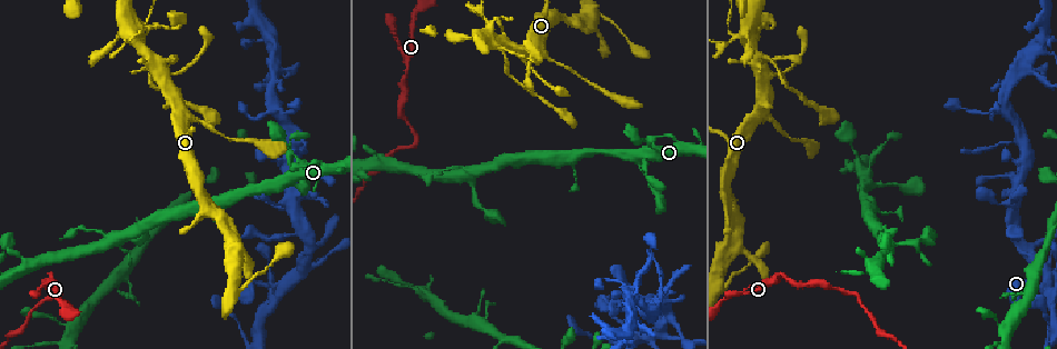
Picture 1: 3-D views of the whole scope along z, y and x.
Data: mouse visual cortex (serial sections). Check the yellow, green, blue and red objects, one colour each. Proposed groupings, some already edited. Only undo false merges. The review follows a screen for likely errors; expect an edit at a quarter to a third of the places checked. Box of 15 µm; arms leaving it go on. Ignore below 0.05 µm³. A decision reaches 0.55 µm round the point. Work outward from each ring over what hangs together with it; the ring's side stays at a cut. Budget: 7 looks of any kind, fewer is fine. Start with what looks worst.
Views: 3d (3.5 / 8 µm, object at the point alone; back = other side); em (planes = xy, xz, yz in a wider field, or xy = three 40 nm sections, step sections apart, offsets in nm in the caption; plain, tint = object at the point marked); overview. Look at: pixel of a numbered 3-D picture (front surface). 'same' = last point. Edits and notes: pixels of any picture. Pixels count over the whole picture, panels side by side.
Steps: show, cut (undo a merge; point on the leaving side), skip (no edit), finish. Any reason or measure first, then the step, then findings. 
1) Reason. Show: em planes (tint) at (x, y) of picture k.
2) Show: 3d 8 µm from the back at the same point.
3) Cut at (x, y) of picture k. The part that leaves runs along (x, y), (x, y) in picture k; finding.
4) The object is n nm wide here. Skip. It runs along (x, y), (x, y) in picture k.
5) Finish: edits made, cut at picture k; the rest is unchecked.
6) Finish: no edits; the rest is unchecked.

Looks like a crossing. Show: 3d 3.5 µm at (282, 286) of picture 1.

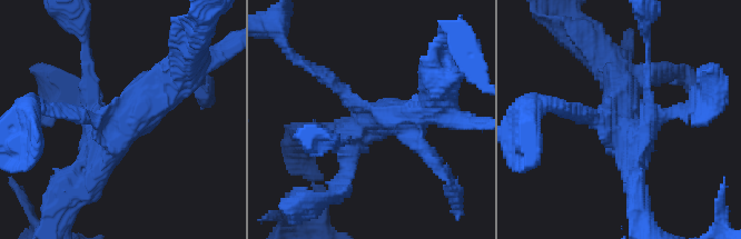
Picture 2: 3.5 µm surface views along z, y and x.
4 arms meet here; the arms are 150, 200, 350, 450 nm wide; need the tissue. Show: em xy step 1 (tint) at (118, 121) of picture 2.

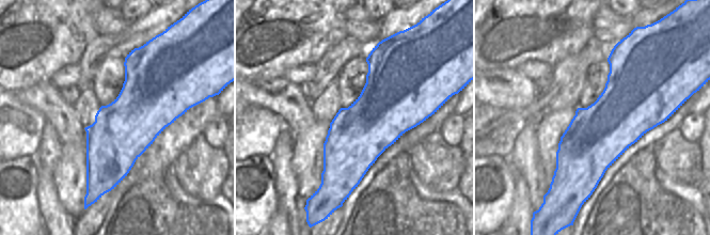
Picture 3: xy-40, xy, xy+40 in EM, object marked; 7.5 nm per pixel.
Show: em xy step 2 (tint) at the same point.

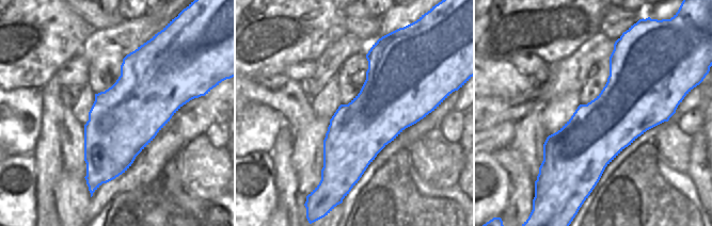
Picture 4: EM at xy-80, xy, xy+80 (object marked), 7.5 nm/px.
Skip. It runs along (63, 113), (126, 123), (177, 72) in picture 2; all the same cell.

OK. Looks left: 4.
Sudden change in width. Show: 3d 3.5 µm at (177, 118) of picture 1.

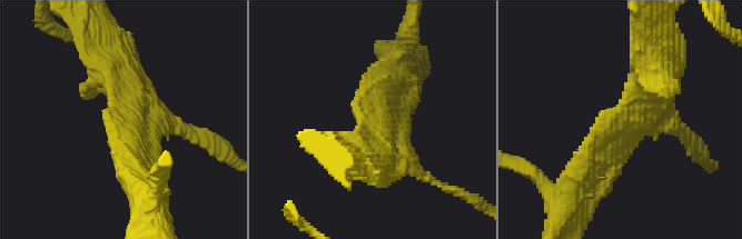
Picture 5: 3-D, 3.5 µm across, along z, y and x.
Show: em xy step 1 (tint) at (632, 120) of picture 5.

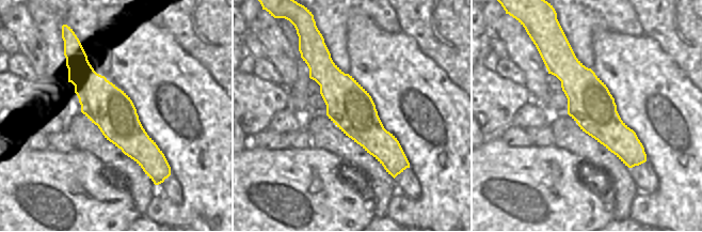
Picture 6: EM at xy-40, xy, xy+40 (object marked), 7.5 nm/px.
The object is 360 nm wide here. Skip. It runs along (317, 51), (391, 155), (391, 171) in picture 6; continuous, no second cell.

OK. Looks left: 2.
Three arms meet. Show: 3d 3.5 µm at (646, 160) of picture 1.

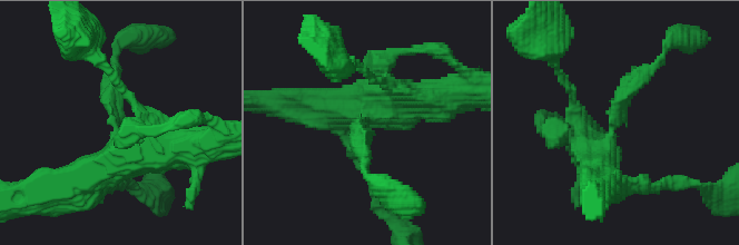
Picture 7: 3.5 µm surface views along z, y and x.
3 arms meet here; the arms are 250, 500, 500 nm wide. Show: em planes (tint) at (366, 122) of picture 7.

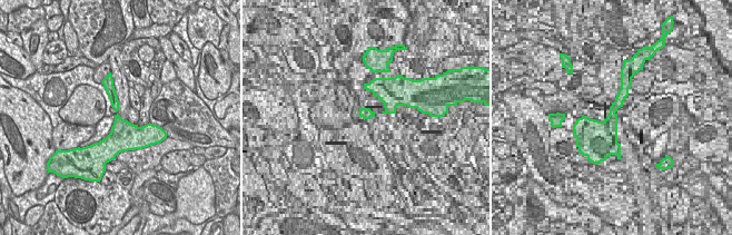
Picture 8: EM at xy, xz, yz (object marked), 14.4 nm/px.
Skip. One cell here.

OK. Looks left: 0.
Finish: no edits; the rest is unchecked.

